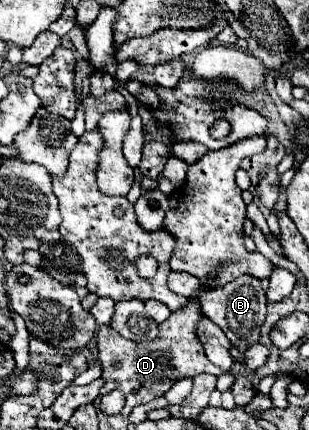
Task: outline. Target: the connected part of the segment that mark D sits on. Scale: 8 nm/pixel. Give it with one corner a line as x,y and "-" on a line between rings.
218,265
216,271
212,271
212,277
208,277
206,283
200,285
200,289
196,289
196,295
192,295
188,299
188,303
184,307
180,307
178,311
174,311
164,323
160,323
160,333
154,341
148,343
134,343
124,339
122,335
114,333
110,327
100,327
98,331
98,357
102,363
102,375
106,379
98,399
94,401
94,405
98,407
100,397
118,389
126,395
126,409
134,409
136,405
144,405
150,403
154,397
164,395
170,385
174,385
174,381
178,381
180,377
194,377
198,373
214,373
217,377
224,373
219,367
214,367
206,353
204,353
204,345
198,339
196,333
196,325
202,321
202,311
200,311
200,301
196,301
196,297
200,297
200,293
206,293
208,289
214,289
214,277
220,271
222,265

